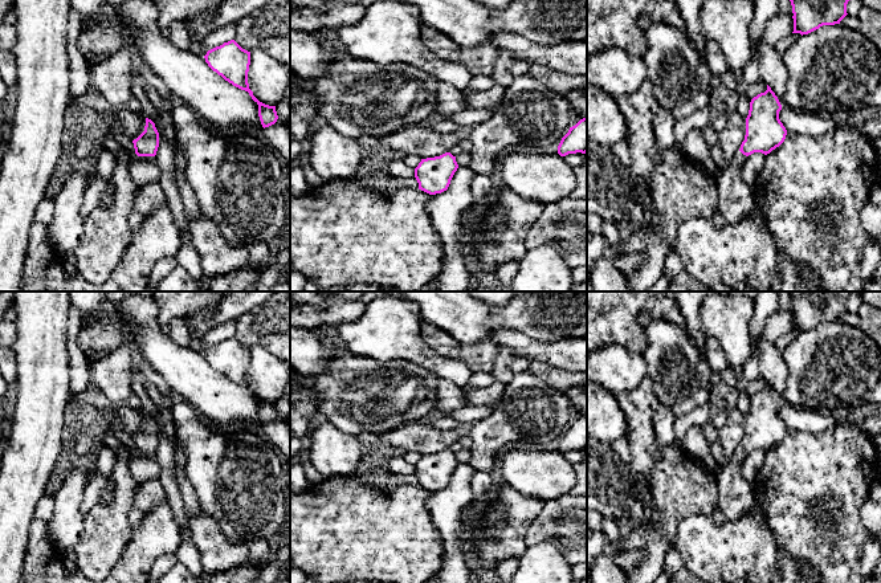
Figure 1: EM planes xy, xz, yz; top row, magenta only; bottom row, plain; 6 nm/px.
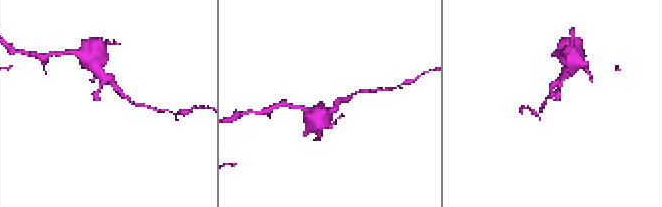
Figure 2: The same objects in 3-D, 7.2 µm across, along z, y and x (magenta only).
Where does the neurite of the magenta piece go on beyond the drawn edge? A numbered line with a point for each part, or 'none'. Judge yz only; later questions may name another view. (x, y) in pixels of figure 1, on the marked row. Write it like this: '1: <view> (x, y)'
1: yz (735, 199)

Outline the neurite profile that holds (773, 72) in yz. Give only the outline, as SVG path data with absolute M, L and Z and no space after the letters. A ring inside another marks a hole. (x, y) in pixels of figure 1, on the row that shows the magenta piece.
M760 36L756 44L759 53L759 74L780 101L788 82L788 72L782 57L775 52L775 48L766 44Z

